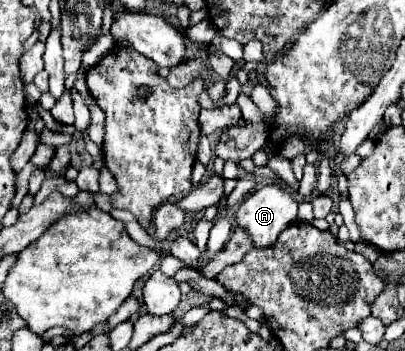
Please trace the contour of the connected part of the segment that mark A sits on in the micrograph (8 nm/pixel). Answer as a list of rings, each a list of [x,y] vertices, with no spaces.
[[[266,184],[240,204],[234,218],[236,218],[236,228],[244,230],[256,248],[266,248],[274,246],[278,234],[296,222],[296,212],[298,212],[298,202],[292,198],[288,190],[276,184]]]

